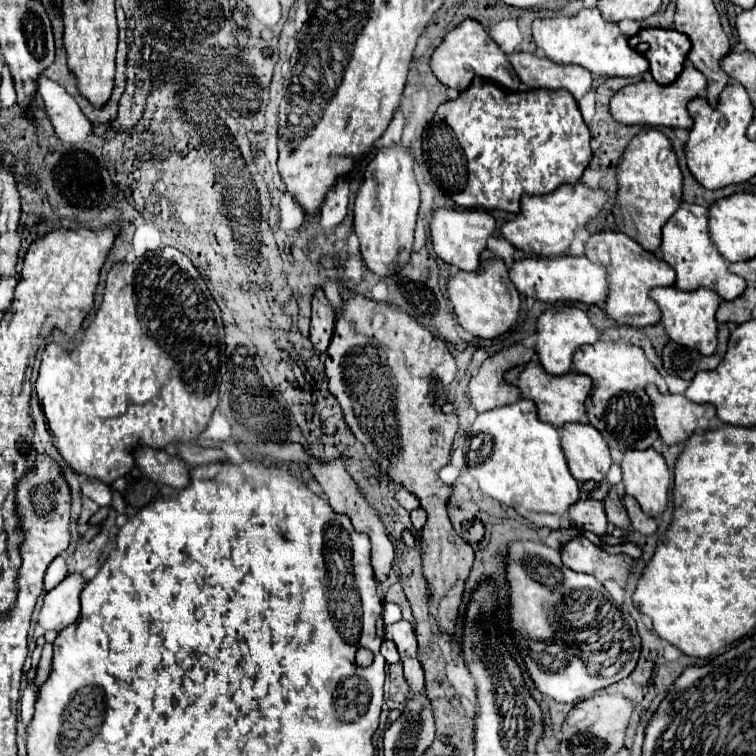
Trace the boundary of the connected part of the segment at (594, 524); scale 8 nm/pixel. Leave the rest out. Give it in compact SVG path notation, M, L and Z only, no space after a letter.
M580 499L568 509L568 517L582 531L590 531L596 537L606 535L608 521L606 521L606 513L604 513L604 503L602 501Z

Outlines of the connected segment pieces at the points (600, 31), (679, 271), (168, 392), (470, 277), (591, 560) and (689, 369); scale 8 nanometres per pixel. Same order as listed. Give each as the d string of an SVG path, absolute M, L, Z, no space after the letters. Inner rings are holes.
M580 9L574 17L538 17L532 21L532 35L538 49L554 63L580 65L602 77L632 77L648 71L646 57L630 49L628 39L620 33L618 25L604 21L598 9Z
M678 209L666 221L666 225L662 229L660 257L676 271L674 287L680 289L680 291L694 291L698 287L708 287L712 291L718 291L718 295L724 301L730 301L730 299L738 297L746 289L746 283L738 275L728 271L726 259L710 243L708 219L706 217L696 217L686 209Z
M164 247L156 249L156 255L142 255L132 265L114 265L106 281L104 303L86 329L80 347L66 353L56 343L50 343L44 349L40 373L34 383L52 433L52 443L60 457L74 473L112 485L118 477L134 469L136 449L164 449L170 443L196 441L218 405L218 387L226 373L224 349L220 309L200 277L200 271L184 253L174 247Z
M492 251L482 253L482 263L478 271L472 271L472 273L456 271L448 279L446 291L448 291L450 305L456 313L456 321L460 323L462 329L466 329L476 337L484 337L484 339L498 337L506 333L518 319L520 295L508 277L508 269L504 261L496 257Z
M584 535L568 541L560 549L560 553L562 553L562 563L566 567L580 573L588 573L596 577L600 583L604 579L616 579L624 585L628 569L634 563L634 559L630 559L628 555L610 555L602 551Z
M668 341L662 353L662 361L664 361L664 369L668 371L668 375L676 375L676 377L682 377L684 381L692 381L692 377L698 371L718 367L718 363L724 357L724 351L726 351L726 345L720 343L720 349L714 355L704 357L698 351L692 351L682 345L676 345L674 341Z

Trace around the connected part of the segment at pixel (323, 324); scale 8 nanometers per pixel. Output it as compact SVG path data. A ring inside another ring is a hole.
M318 289L312 299L312 325L310 325L310 341L318 355L328 349L332 331L334 331L334 311L328 299L324 297L322 289Z

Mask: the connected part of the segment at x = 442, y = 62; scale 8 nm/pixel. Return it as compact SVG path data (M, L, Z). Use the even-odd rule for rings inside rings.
M474 19L462 21L444 37L444 41L434 49L430 57L430 69L446 87L452 87L458 91L464 91L474 79L474 75L490 79L510 91L518 91L518 85L520 85L520 79L514 75L510 63L506 61L506 53L492 41L488 31Z

